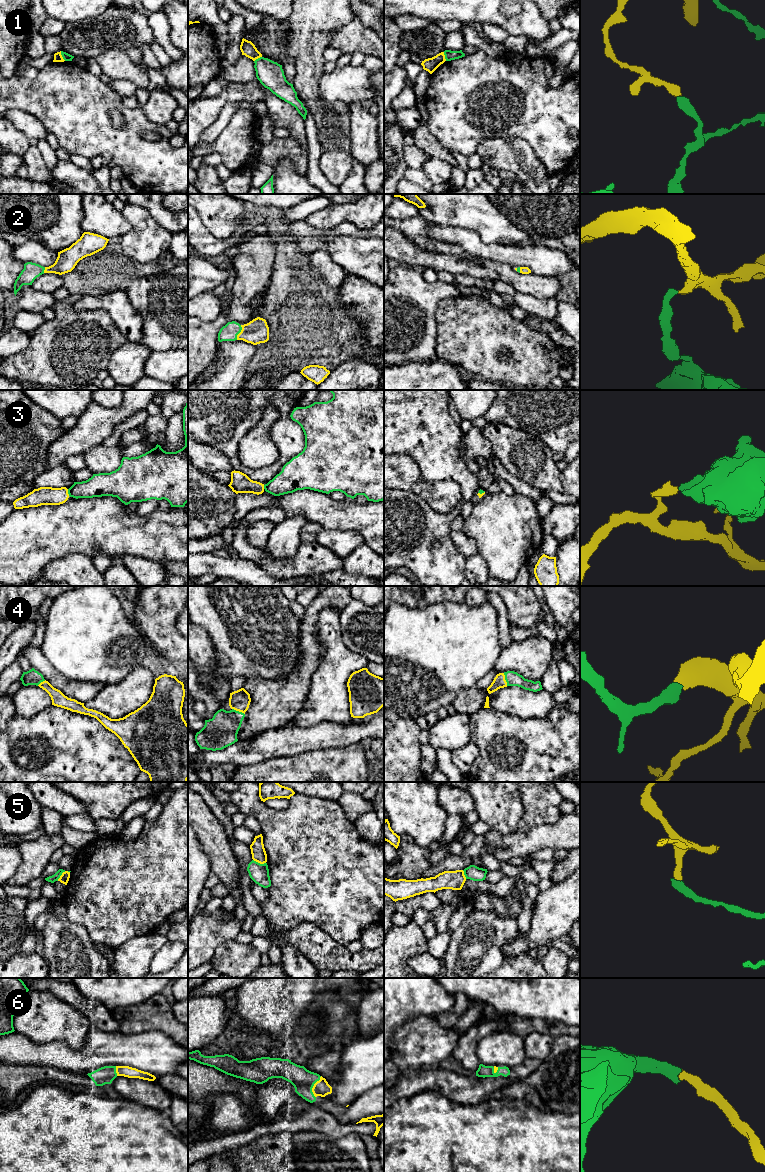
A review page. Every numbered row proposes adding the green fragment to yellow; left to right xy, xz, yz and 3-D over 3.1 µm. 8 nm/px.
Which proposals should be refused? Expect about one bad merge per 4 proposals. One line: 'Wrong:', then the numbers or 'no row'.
Wrong: 1, 3, 5

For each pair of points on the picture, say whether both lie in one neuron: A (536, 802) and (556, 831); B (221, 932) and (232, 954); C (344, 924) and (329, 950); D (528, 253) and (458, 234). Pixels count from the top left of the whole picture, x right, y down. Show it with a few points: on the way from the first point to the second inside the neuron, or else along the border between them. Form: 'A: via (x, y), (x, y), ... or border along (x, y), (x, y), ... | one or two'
A: border along (561, 814), (555, 822), (534, 825), (529, 830) | two
B: border along (234, 938), (223, 941), (216, 948), (211, 959) | two
C: border along (317, 925), (333, 939), (345, 946) | two
D: via (511, 253), (482, 251), (475, 247) | one

